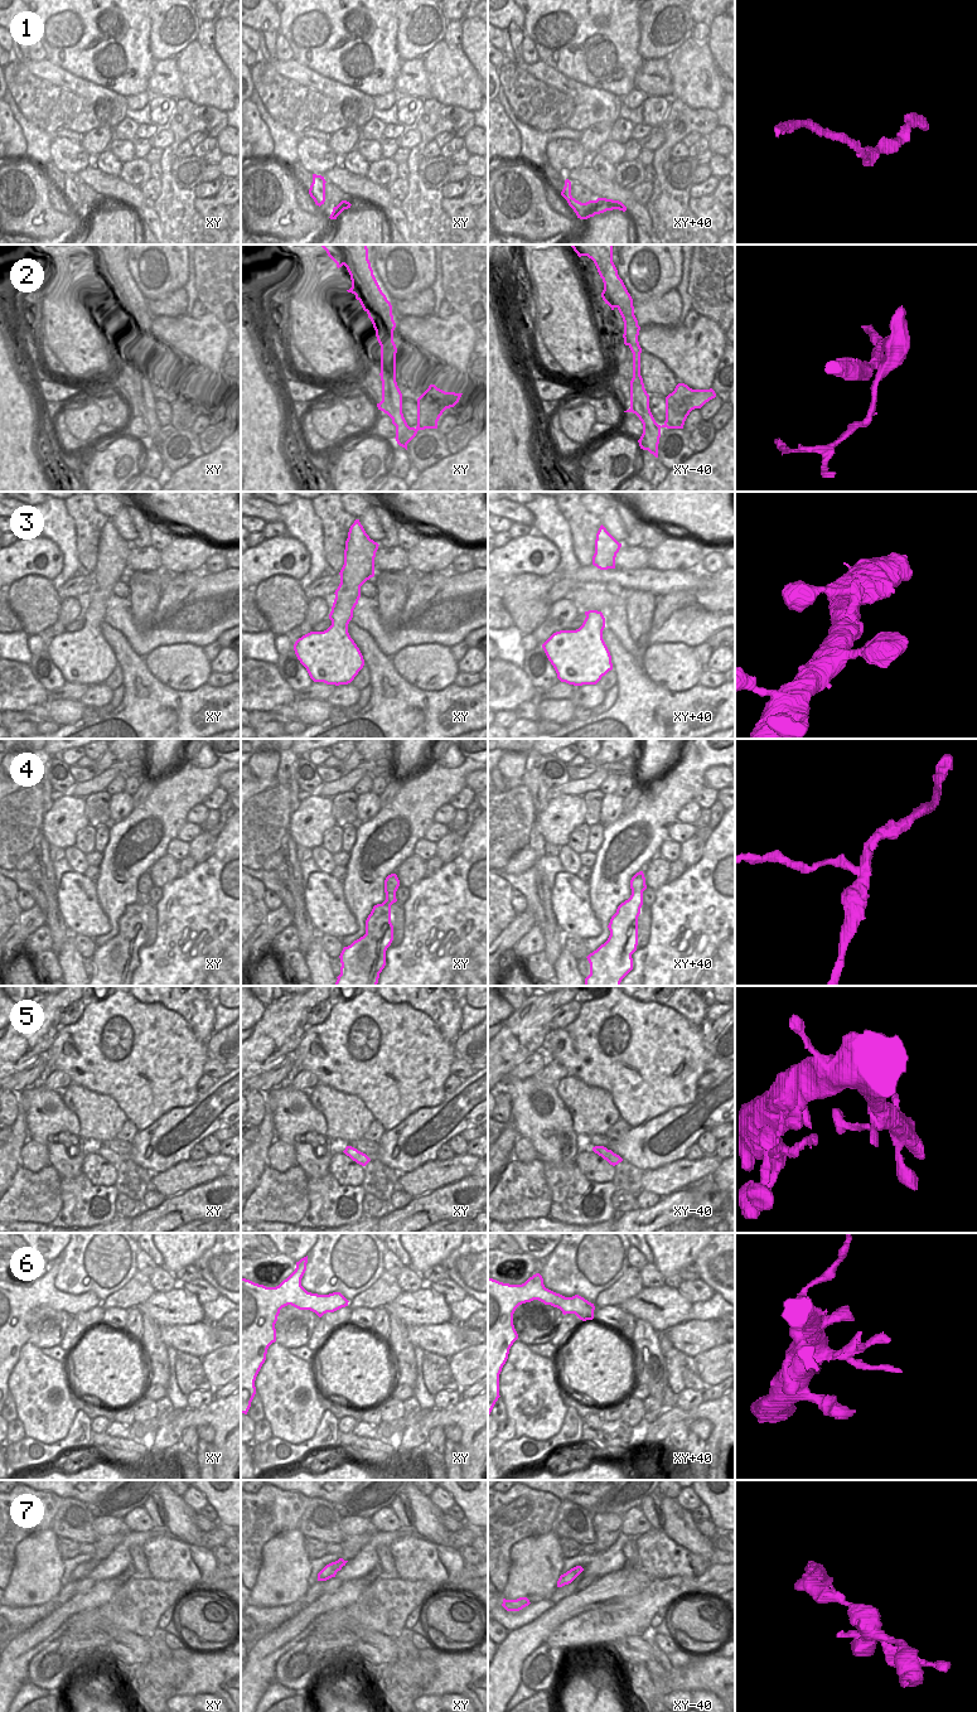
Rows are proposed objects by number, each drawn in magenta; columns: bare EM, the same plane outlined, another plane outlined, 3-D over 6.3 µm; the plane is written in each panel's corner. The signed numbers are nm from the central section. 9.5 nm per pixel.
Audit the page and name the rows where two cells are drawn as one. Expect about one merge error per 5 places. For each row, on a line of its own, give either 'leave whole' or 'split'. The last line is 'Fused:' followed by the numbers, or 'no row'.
1: leave whole
2: split
3: leave whole
4: split
5: leave whole
6: leave whole
7: leave whole
Fused: 2, 4

